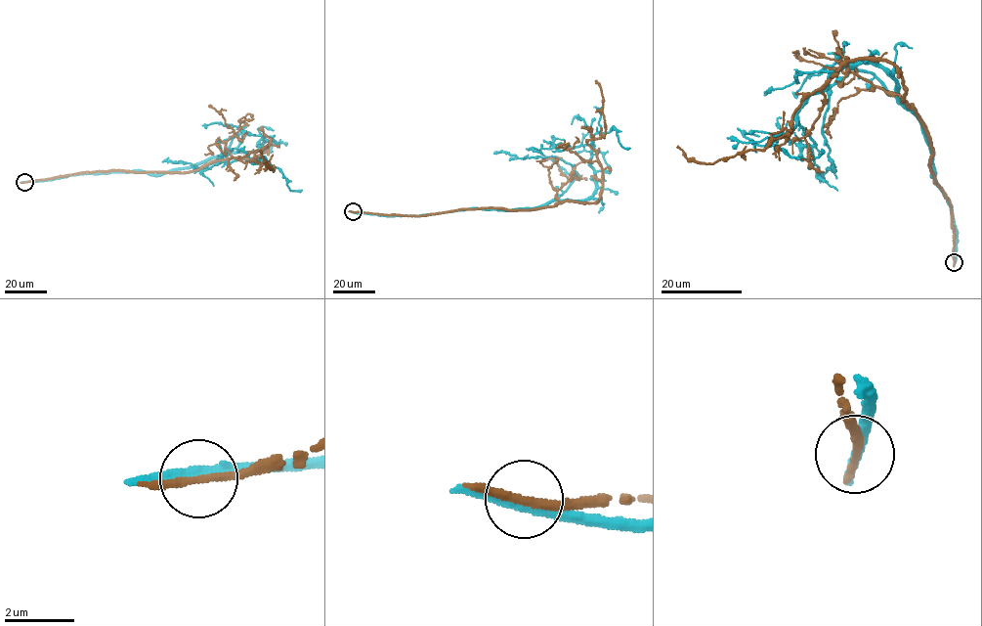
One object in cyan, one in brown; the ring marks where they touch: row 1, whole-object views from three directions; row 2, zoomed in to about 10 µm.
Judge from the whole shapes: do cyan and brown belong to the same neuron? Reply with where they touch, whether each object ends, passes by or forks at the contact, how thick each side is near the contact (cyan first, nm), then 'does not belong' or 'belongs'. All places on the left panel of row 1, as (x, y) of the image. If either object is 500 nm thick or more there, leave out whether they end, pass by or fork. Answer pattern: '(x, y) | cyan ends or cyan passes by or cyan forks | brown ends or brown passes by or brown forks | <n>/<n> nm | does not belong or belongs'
(24, 182) | cyan passes by | brown passes by | 280/200 nm | does not belong

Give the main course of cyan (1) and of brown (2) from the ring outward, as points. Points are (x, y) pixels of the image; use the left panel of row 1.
1: (24, 182), (163, 174), (226, 152), (255, 152), (264, 137), (258, 156), (203, 171), (213, 186)
2: (24, 182), (86, 172), (191, 172), (215, 161), (254, 158), (270, 138), (255, 159), (274, 171), (260, 151)

